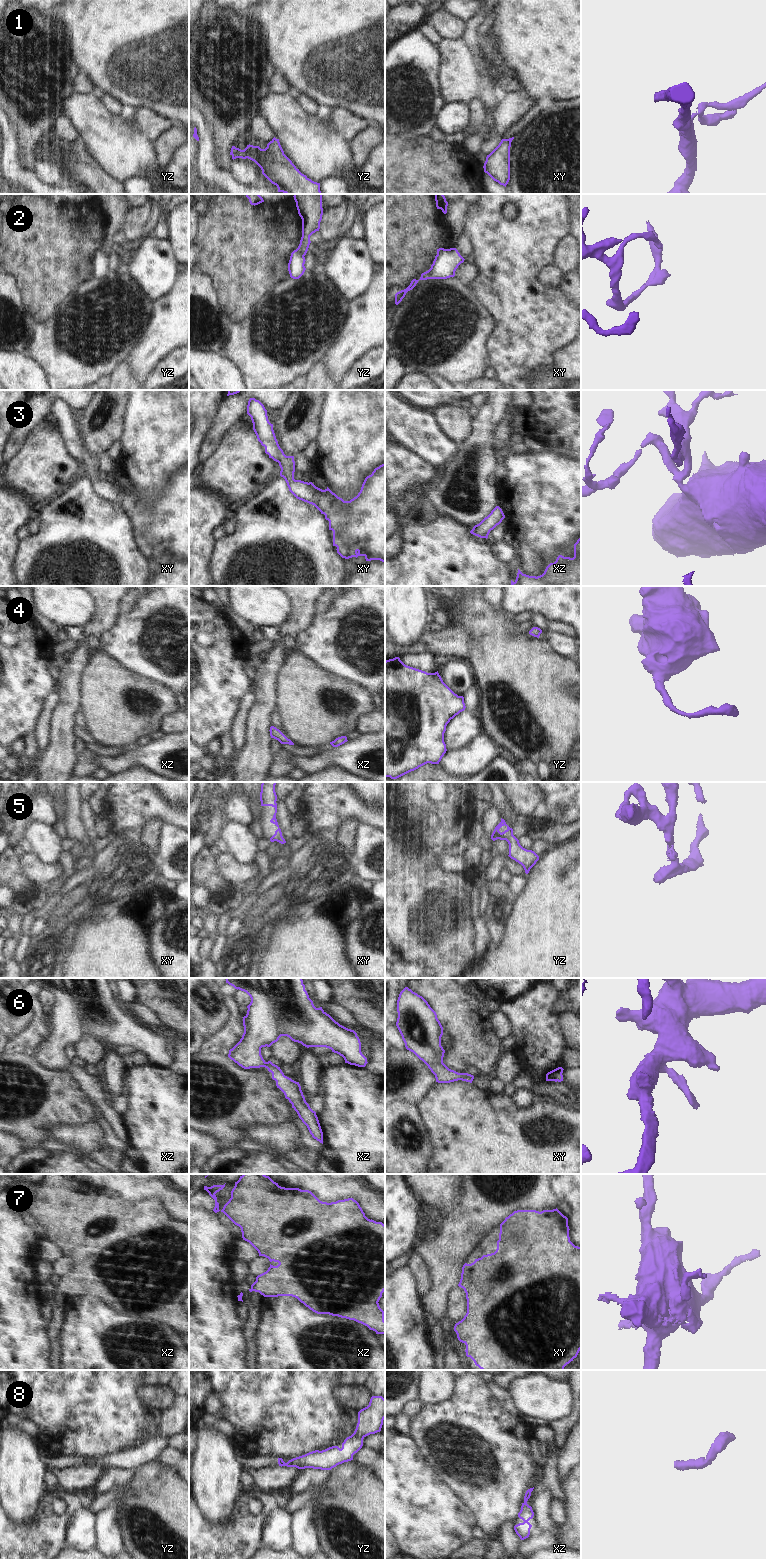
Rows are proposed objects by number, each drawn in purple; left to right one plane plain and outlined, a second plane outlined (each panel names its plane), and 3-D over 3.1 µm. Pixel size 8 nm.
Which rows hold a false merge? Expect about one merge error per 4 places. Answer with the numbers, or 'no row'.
2

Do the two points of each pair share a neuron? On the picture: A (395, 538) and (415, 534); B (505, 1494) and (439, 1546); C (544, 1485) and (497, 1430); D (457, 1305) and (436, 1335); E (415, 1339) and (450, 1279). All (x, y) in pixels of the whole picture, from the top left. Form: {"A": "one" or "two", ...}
{"A": "two", "B": "two", "C": "two", "D": "two", "E": "two"}

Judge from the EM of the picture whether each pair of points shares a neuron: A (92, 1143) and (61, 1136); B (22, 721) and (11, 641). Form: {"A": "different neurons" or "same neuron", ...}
{"A": "same neuron", "B": "same neuron"}

